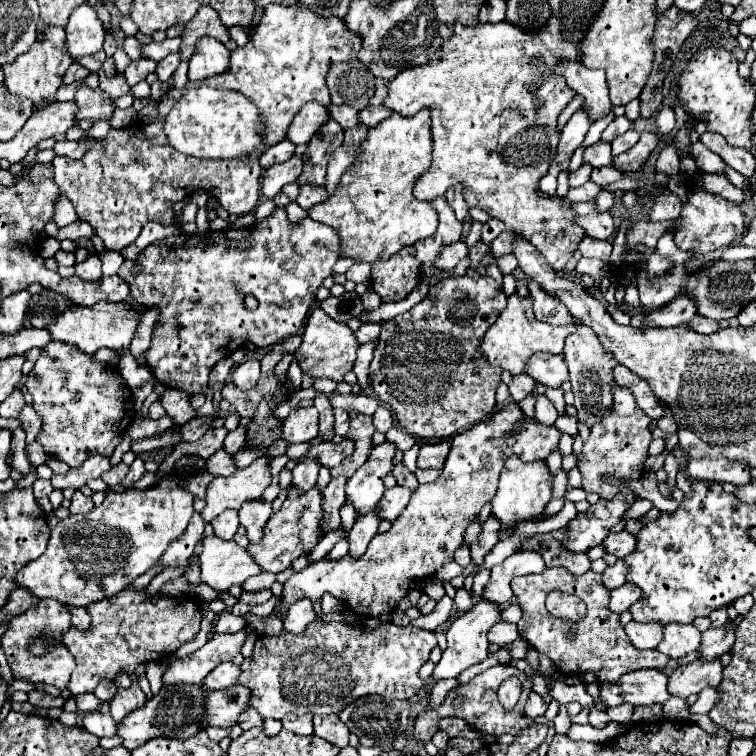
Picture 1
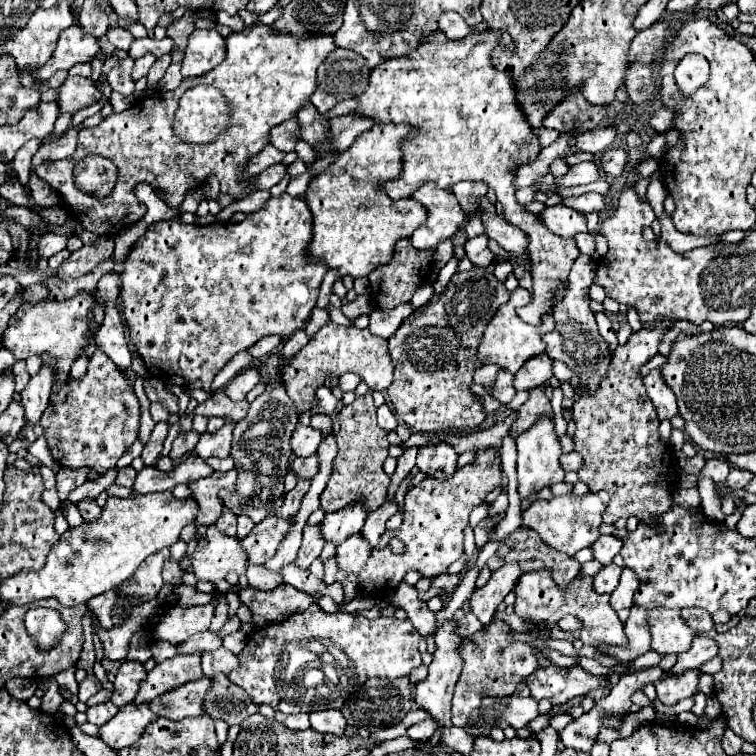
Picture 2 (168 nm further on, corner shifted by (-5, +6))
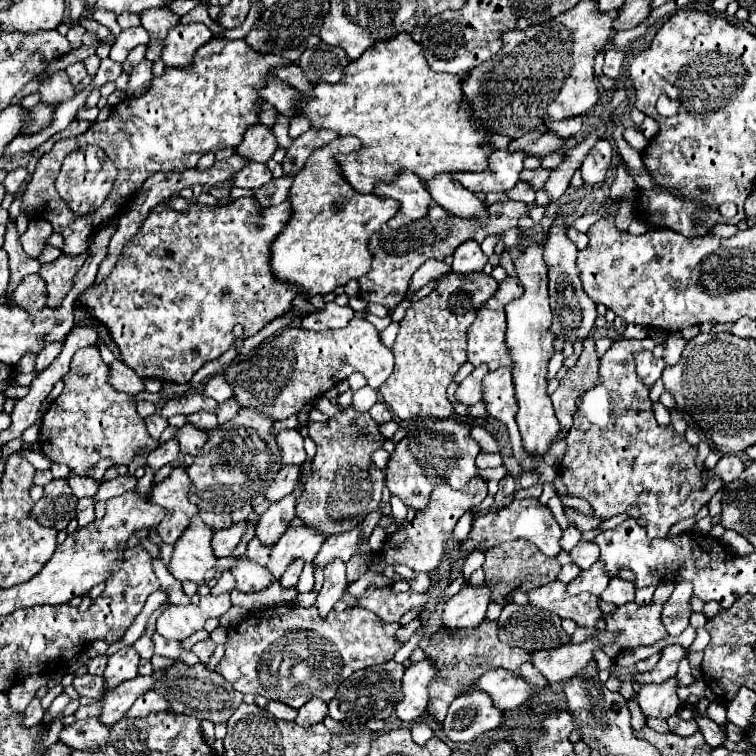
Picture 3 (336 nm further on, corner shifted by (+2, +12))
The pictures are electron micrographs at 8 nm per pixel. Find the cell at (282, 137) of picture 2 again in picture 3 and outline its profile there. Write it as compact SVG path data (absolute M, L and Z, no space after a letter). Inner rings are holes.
M253 124L247 128L243 142L237 146L239 156L243 156L249 162L263 162L267 164L277 148L277 138L271 128L263 124Z

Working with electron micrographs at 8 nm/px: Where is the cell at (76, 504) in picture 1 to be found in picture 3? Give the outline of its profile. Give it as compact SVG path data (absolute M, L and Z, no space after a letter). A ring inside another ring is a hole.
M81 498L77 504L77 522L79 526L87 526L95 520L95 512L93 512L93 500L91 498Z

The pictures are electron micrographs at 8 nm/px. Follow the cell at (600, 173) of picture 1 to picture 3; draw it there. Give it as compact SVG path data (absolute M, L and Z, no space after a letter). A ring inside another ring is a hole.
M545 168L523 170L523 172L519 174L519 180L521 180L521 182L525 182L525 184L529 184L535 192L537 192L537 190L543 190L543 186L545 186L547 178L549 178L549 170L545 170Z

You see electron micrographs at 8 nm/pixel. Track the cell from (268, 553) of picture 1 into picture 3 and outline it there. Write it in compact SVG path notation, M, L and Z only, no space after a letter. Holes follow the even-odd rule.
M237 522L237 524L233 524L231 528L225 528L223 532L215 532L215 534L213 534L213 540L211 540L213 554L215 554L217 558L229 556L229 554L233 552L233 548L239 544L245 528L247 528L245 522Z

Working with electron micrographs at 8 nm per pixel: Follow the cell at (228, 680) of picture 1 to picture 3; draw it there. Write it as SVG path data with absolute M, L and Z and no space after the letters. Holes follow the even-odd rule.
M207 638L207 640L201 640L201 642L197 642L193 648L191 648L197 656L199 656L199 660L203 662L203 664L207 664L207 660L211 658L211 654L213 654L213 650L215 650L215 642L211 640L211 638Z

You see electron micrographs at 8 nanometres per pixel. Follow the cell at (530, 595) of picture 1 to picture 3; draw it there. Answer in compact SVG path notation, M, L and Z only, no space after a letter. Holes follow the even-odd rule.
M559 580L539 586L539 588L531 590L527 596L529 596L531 604L557 612L561 618L571 618L579 626L591 626L591 628L603 630L603 618L601 618L599 606L597 606L597 602L599 602L597 596L591 596L591 594L571 596L571 594L567 594L565 584Z

